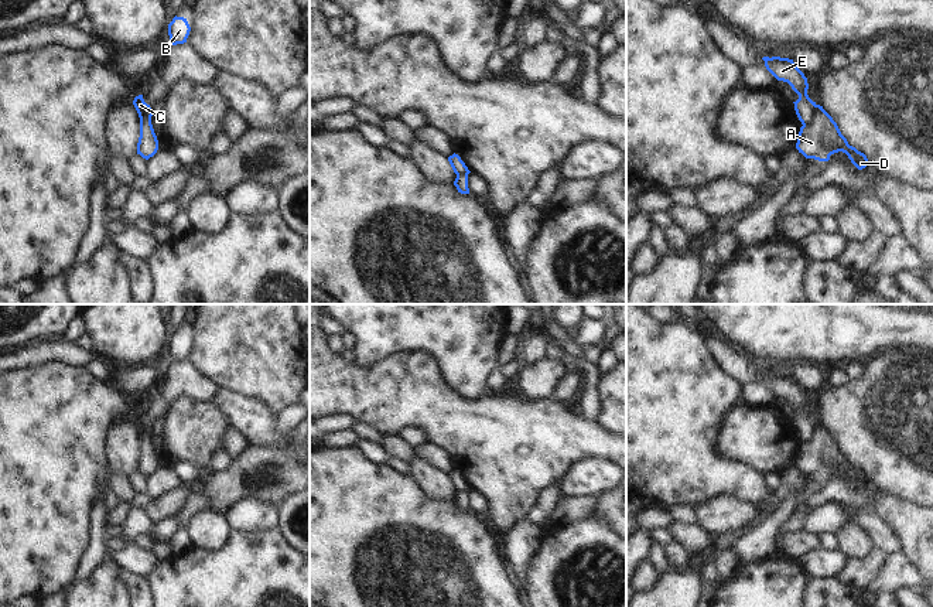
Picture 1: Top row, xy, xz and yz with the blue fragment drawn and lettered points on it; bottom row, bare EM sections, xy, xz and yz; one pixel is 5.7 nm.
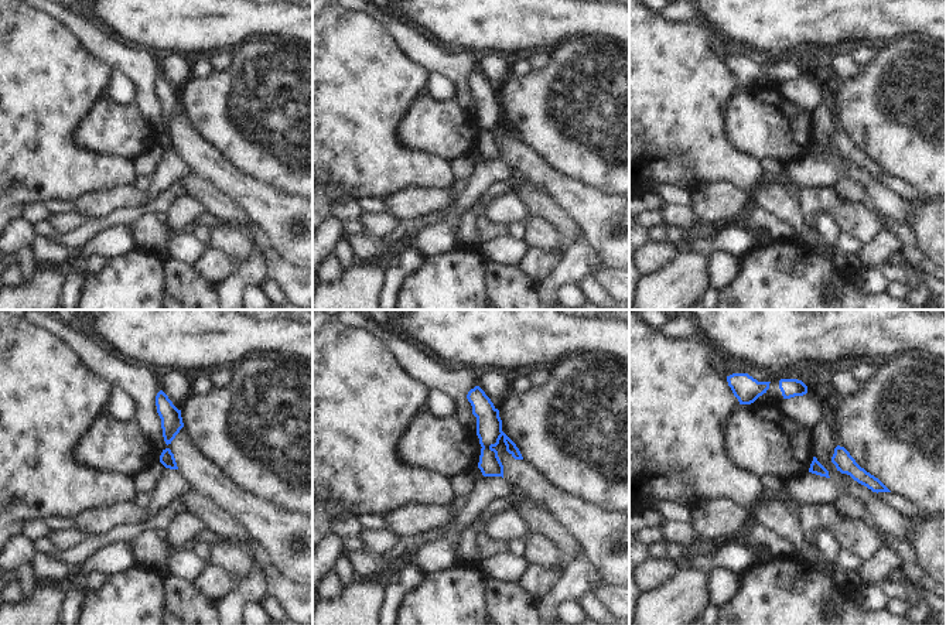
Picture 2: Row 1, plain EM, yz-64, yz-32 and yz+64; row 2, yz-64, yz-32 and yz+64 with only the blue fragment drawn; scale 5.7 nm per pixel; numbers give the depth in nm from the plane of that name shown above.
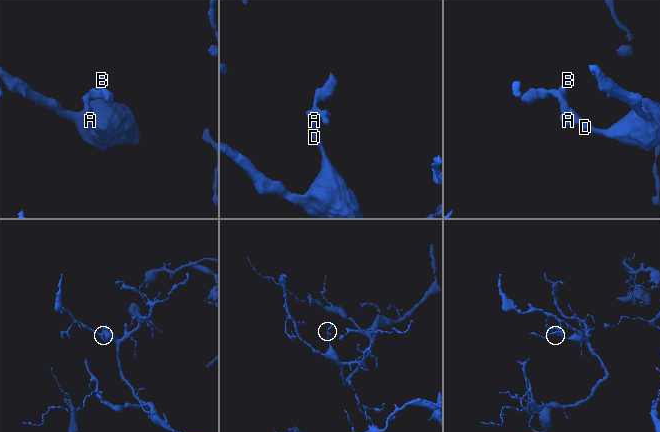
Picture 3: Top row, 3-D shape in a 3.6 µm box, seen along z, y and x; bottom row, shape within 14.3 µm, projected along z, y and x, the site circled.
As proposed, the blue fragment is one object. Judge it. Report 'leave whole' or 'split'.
split

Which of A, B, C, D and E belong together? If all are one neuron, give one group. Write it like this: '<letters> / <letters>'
A D / B C E

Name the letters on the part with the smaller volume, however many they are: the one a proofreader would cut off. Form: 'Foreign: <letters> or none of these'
Foreign: B, C, E

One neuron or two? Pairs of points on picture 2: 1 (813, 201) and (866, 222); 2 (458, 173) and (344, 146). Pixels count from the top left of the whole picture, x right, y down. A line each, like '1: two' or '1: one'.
1: one
2: two

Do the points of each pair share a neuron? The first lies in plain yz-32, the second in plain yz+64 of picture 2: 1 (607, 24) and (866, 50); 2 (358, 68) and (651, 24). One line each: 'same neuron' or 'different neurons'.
1: different neurons
2: same neuron

